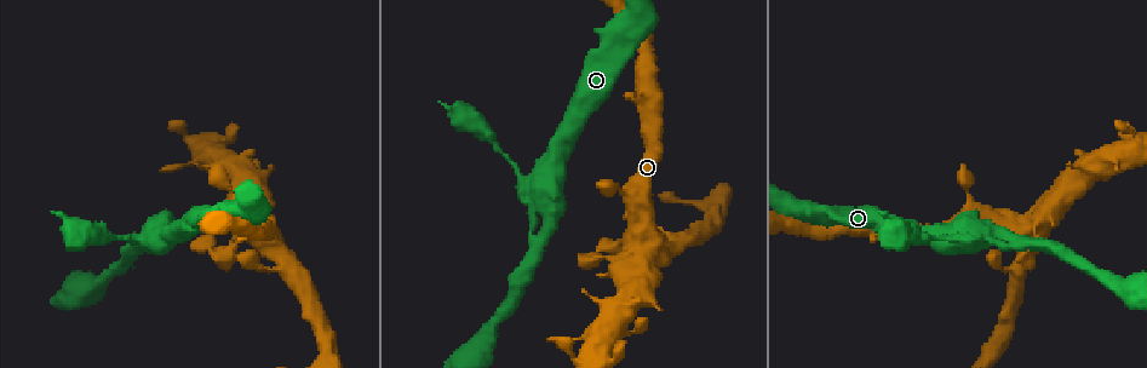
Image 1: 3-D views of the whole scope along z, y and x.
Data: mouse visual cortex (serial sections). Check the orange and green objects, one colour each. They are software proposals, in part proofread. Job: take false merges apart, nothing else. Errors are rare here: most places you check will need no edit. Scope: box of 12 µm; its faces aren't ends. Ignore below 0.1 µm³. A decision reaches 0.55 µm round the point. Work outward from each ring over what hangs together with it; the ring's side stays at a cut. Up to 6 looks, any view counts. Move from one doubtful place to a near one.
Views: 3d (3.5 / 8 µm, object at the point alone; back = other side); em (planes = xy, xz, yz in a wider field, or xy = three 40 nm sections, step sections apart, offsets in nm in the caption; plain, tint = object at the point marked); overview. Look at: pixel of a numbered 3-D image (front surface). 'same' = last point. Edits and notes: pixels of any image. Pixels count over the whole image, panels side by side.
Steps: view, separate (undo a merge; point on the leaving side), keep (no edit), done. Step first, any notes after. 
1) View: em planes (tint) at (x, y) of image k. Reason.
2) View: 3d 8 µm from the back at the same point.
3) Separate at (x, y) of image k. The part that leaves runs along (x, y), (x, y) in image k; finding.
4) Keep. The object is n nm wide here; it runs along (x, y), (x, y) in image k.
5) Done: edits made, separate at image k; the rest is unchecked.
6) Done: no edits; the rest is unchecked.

View: 3d 3.5 µm at (549, 172) of image 1. A narrow waist.

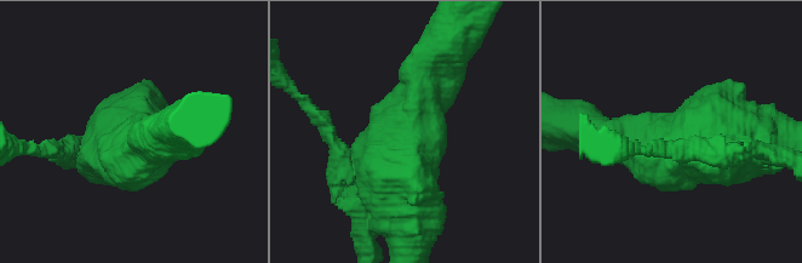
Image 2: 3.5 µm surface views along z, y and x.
View: em xy step 2 (tint) at (404, 131) of image 2. Now the EM.

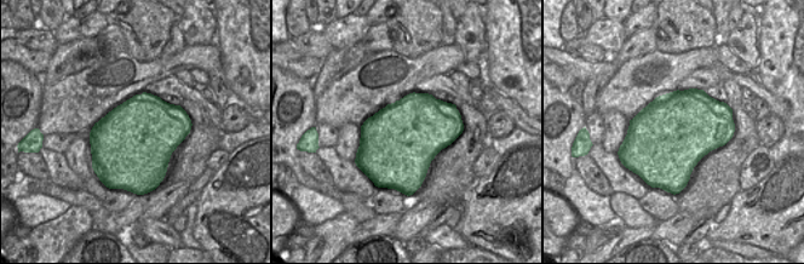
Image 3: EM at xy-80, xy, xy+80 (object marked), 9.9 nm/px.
Keep. It runs along (424, 87), (395, 161), (410, 243) in image 2; all the same cell.

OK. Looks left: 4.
View: 3d 3.5 µm from the back at (1041, 230) of image 1. Calibre changes.

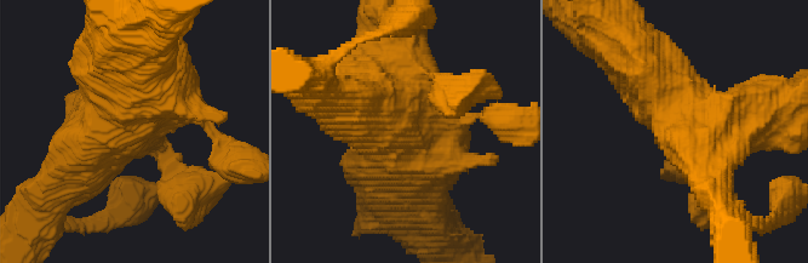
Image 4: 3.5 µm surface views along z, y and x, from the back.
View: em xy step 1 (tint) at (116, 129) of image 4. Now the EM.

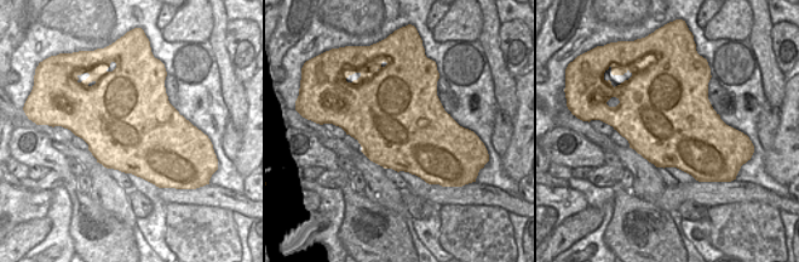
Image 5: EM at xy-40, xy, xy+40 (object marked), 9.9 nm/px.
Keep. It runs along (779, 116), (710, 138), (654, 79) in image 4; one cell here.

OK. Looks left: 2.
View: 3d 3.5 µm at (232, 166) of image 1.

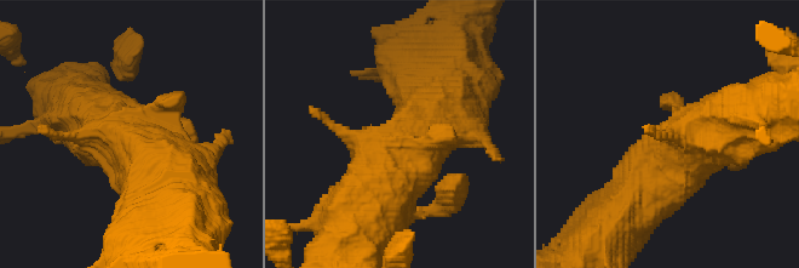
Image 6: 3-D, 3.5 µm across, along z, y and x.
View: em xy step 5 (tint) at (403, 155) of image 6.

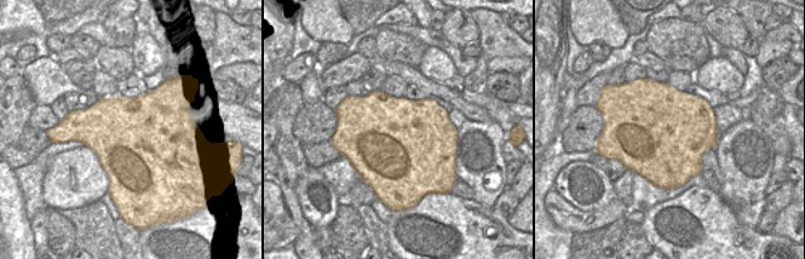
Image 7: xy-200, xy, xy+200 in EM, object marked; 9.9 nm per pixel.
Keep. It runs along (448, 103), (385, 167), (362, 215) in image 6; all the same cell.

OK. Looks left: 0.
Done: no edits; the rest is unchecked.

